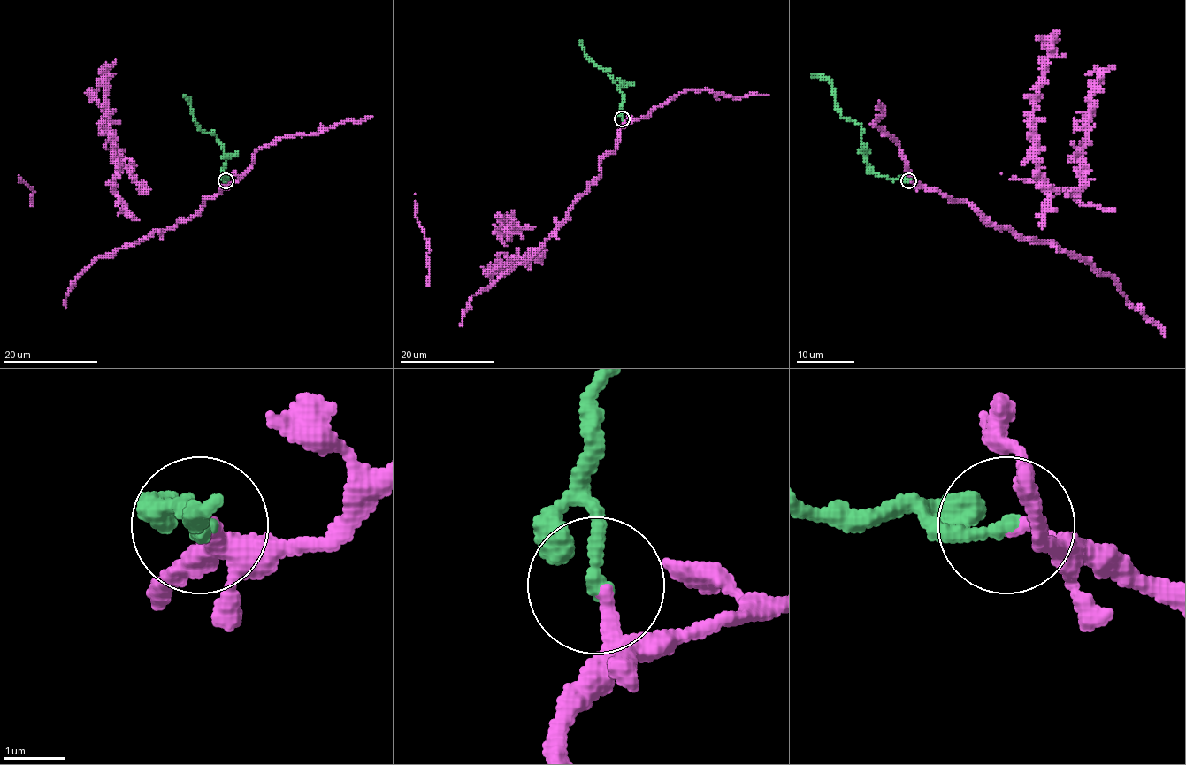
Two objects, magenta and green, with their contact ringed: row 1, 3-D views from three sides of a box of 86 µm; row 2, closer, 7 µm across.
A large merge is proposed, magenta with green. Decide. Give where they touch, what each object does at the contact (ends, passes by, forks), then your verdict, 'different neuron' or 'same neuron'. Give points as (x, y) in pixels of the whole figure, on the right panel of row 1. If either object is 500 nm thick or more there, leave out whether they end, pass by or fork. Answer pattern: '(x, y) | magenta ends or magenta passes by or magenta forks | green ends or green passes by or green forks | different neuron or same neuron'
(908, 180) | magenta ends | green ends | same neuron

